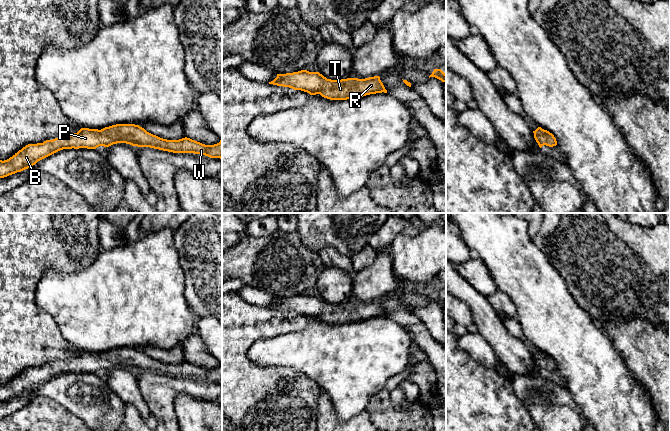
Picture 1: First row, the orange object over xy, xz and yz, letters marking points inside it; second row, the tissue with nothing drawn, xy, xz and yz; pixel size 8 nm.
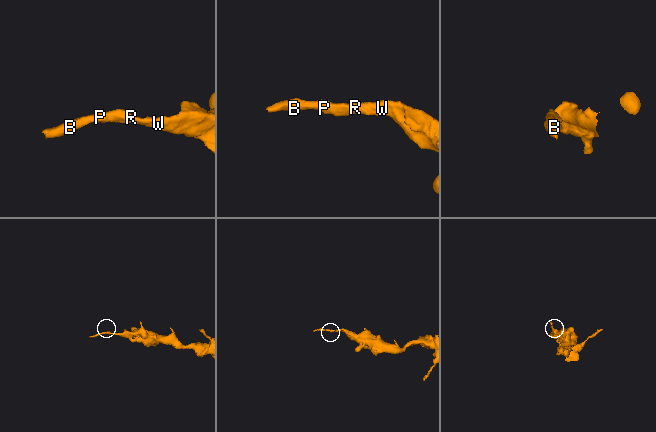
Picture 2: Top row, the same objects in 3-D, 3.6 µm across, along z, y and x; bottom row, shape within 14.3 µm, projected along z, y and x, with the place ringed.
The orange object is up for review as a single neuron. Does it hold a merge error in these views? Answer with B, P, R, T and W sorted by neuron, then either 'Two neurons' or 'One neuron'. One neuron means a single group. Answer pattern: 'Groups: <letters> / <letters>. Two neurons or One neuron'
Groups: B P R T W. One neuron

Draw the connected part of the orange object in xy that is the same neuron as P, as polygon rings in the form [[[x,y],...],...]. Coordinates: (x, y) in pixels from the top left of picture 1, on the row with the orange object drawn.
[[[116,124],[109,127],[105,127],[101,130],[81,128],[77,133],[74,134],[55,138],[53,140],[46,140],[43,143],[28,144],[9,159],[4,161],[0,160],[0,178],[4,178],[17,172],[21,172],[25,169],[31,168],[38,161],[63,149],[96,149],[99,146],[109,147],[117,143],[126,143],[137,147],[150,147],[173,153],[194,153],[205,155],[210,158],[222,159],[222,140],[220,140],[219,143],[214,145],[205,145],[187,137],[179,140],[167,140],[147,132],[144,128],[140,127],[139,125]]]

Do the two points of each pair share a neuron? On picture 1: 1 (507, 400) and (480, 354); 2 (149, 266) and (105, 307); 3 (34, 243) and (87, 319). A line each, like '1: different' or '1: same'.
1: different
2: same
3: different

